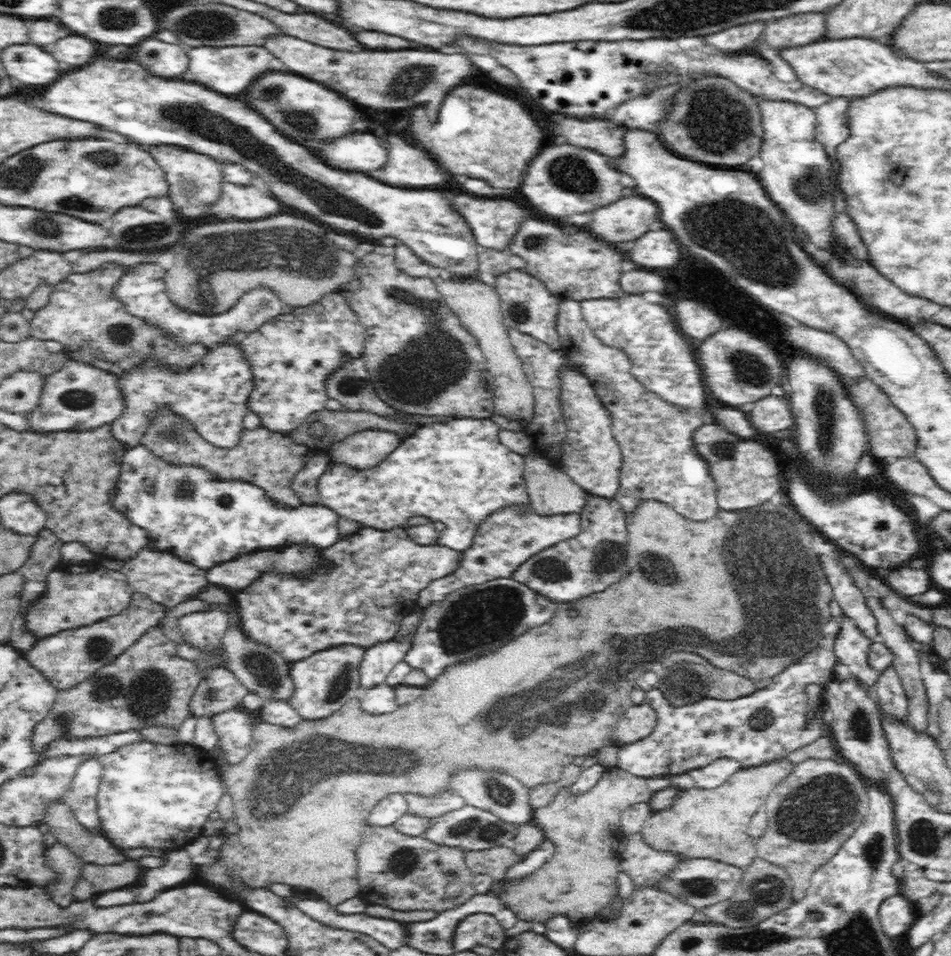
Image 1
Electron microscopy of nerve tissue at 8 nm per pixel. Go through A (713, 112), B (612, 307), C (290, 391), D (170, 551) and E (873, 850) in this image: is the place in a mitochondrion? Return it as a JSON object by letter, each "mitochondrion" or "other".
{"A":"mitochondrion","B":"other","C":"other","D":"other","E":"mitochondrion"}

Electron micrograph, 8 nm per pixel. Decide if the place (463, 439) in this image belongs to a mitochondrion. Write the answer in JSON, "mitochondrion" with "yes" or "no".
{"mitochondrion":"no"}

